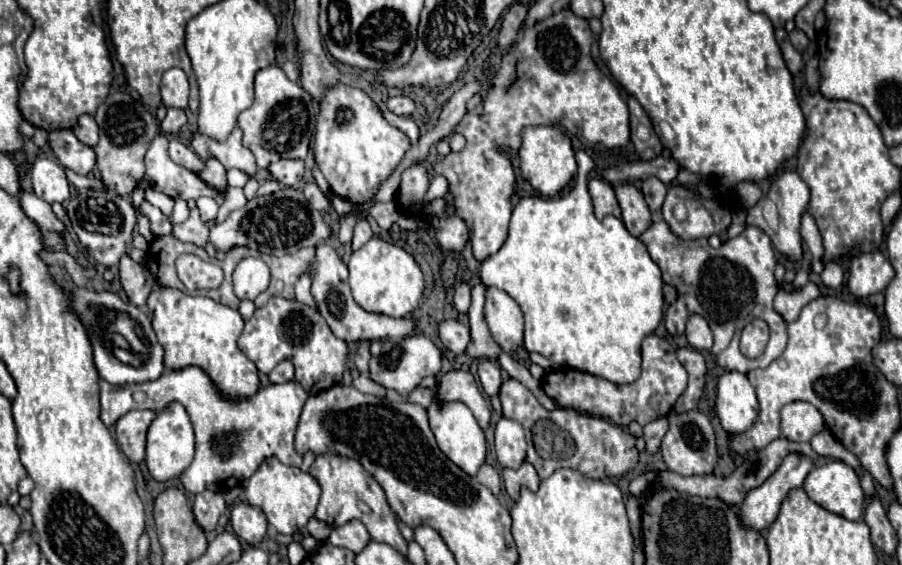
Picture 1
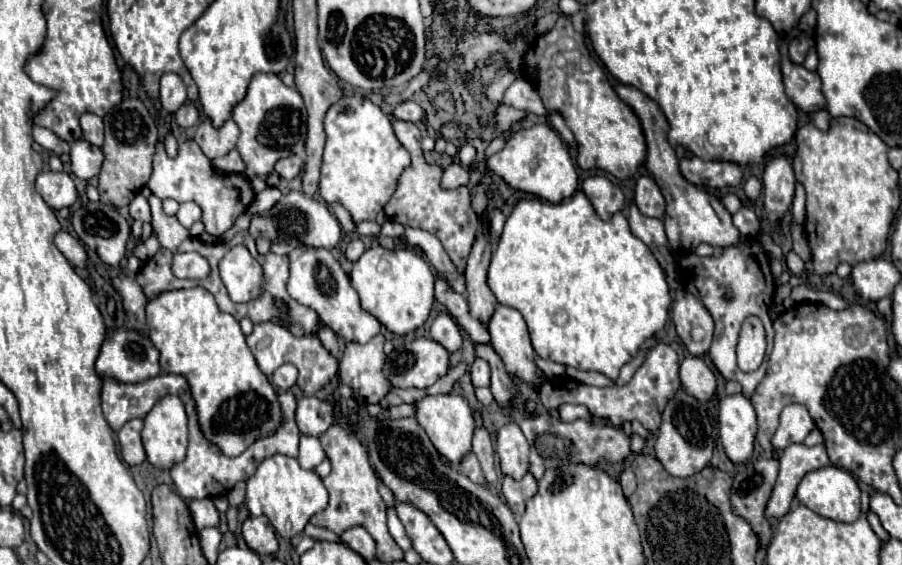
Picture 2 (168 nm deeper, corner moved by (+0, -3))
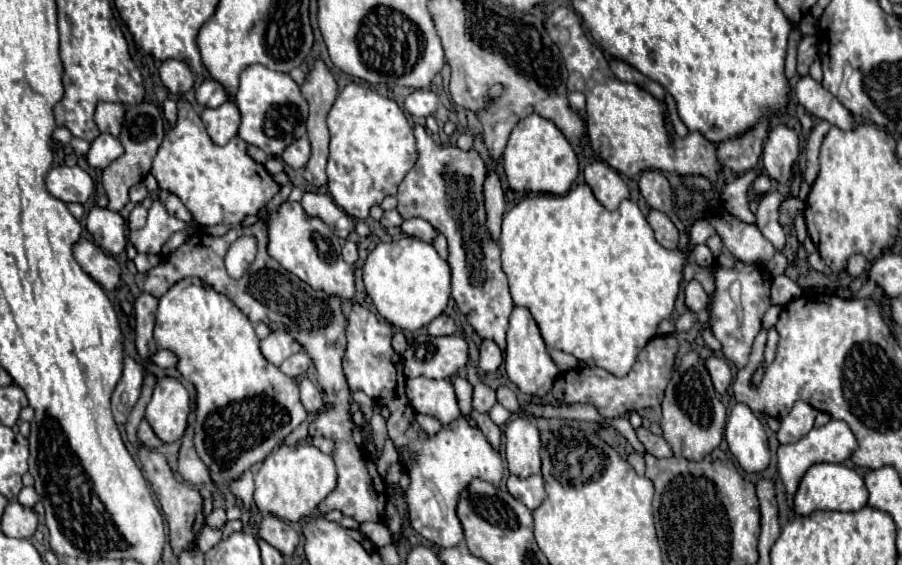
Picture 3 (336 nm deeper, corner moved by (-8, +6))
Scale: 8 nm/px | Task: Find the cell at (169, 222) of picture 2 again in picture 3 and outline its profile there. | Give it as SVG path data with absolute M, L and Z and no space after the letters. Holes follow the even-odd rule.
M152 191L152 207L146 225L140 231L128 233L128 243L136 247L138 253L154 253L158 255L162 245L176 233L186 227L184 221L166 213L162 201L158 199L160 191Z

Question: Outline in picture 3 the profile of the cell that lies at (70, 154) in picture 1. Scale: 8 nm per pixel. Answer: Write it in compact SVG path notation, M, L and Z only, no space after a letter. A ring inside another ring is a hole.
M102 133L102 135L98 135L98 137L94 139L94 143L90 145L90 151L88 151L86 159L88 159L88 163L90 163L92 167L104 169L104 167L108 167L114 159L118 159L122 153L124 153L122 143L120 143L116 137L112 137L110 133Z

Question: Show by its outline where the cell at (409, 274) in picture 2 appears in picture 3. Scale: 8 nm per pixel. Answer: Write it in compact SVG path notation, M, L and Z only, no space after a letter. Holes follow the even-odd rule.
M416 237L378 243L364 263L364 287L378 313L398 329L416 331L444 313L450 299L450 265L438 251Z

